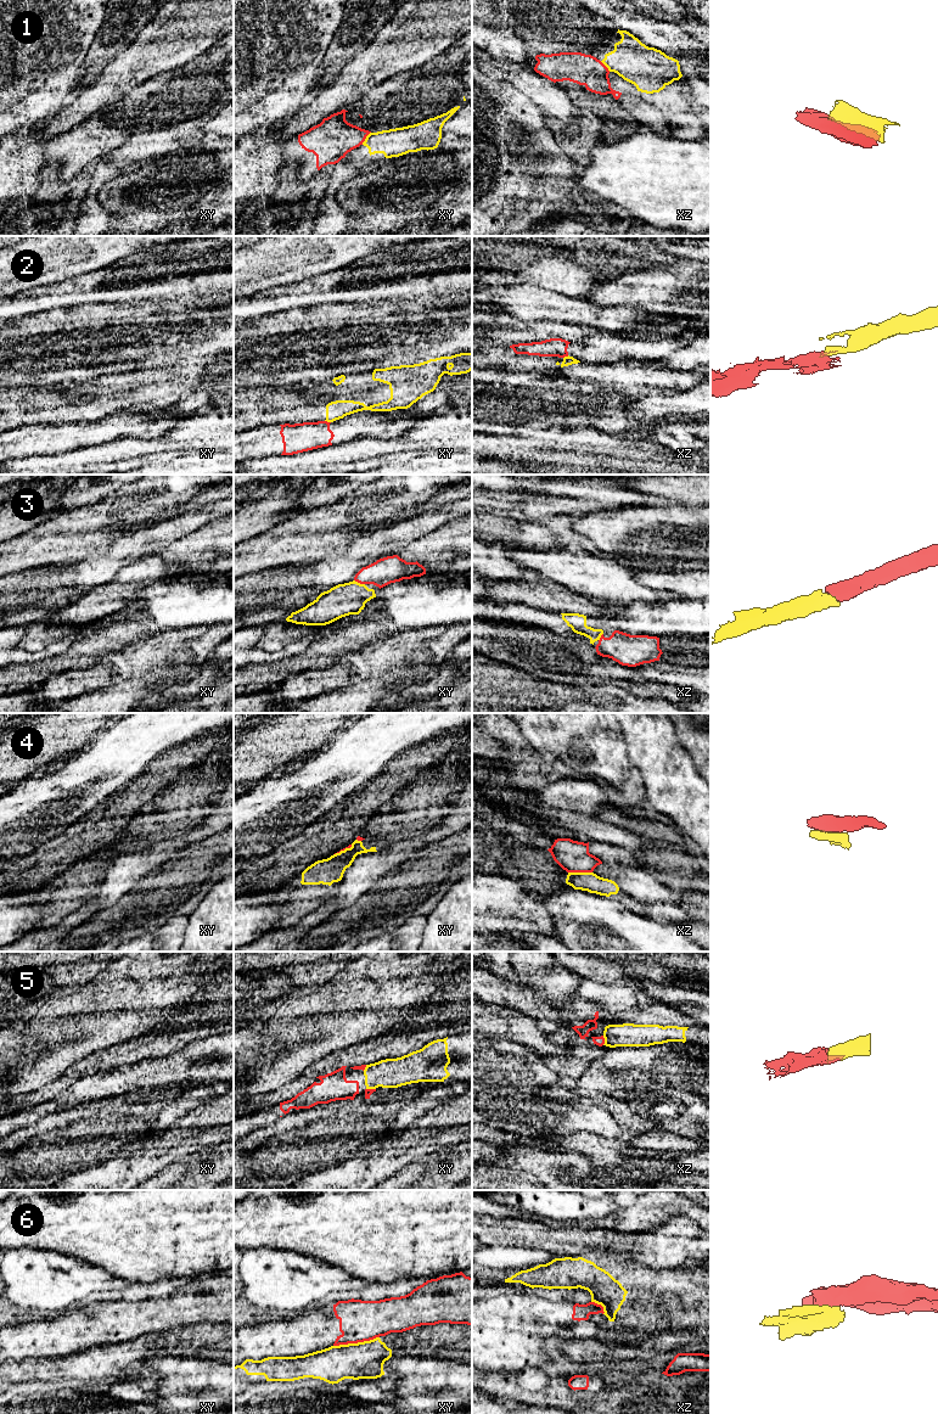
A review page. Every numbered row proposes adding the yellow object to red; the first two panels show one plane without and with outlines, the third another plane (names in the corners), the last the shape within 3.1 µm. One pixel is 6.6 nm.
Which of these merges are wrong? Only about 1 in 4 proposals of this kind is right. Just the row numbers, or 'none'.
1, 2, 4, 6

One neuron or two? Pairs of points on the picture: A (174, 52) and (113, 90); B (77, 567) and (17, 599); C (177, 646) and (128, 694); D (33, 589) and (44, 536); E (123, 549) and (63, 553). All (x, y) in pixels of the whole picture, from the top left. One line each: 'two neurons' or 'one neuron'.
A: one neuron
B: one neuron
C: two neurons
D: two neurons
E: two neurons

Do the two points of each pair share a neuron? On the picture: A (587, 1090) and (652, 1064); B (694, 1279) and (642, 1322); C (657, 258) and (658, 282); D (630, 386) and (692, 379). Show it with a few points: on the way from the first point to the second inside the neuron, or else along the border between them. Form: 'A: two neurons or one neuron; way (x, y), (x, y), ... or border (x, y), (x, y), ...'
A: one neuron; way (602, 1078), (612, 1076), (619, 1069), (636, 1069)
B: one neuron; way (681, 1288), (655, 1312)
C: two neurons; border (658, 265), (629, 273)
D: one neuron; way (646, 381), (677, 381)

